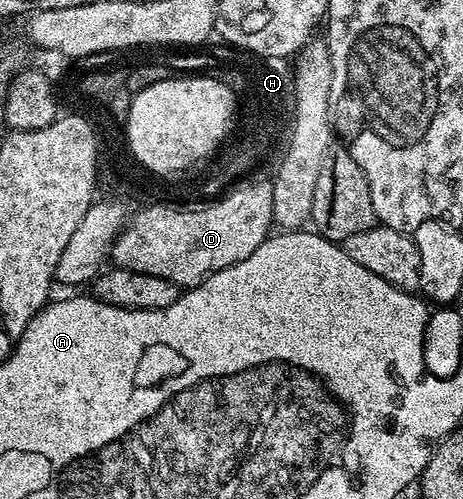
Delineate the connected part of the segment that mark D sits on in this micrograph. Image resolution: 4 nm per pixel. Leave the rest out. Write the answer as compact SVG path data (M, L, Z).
M252 176L240 180L241 187L232 193L226 203L213 209L200 210L199 213L179 213L172 209L151 209L121 235L118 248L109 255L110 260L118 268L128 269L134 273L157 275L161 279L169 279L180 287L194 287L206 281L211 273L221 271L225 267L233 267L233 263L241 263L241 259L249 259L257 247L269 236L273 229L273 187L268 178Z

